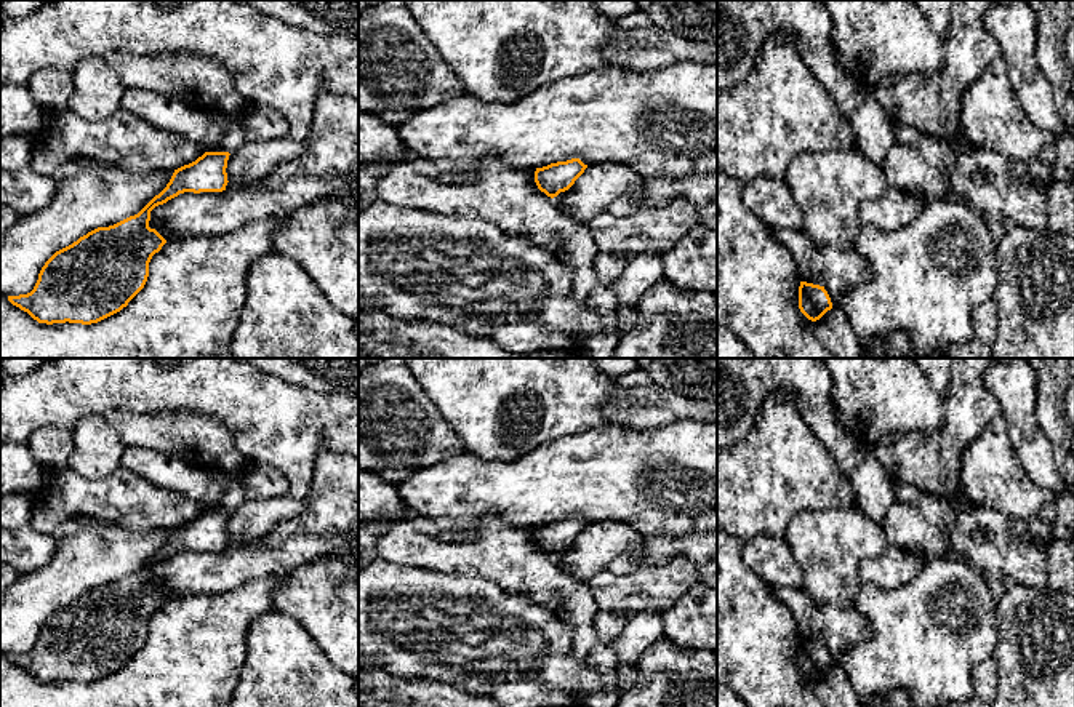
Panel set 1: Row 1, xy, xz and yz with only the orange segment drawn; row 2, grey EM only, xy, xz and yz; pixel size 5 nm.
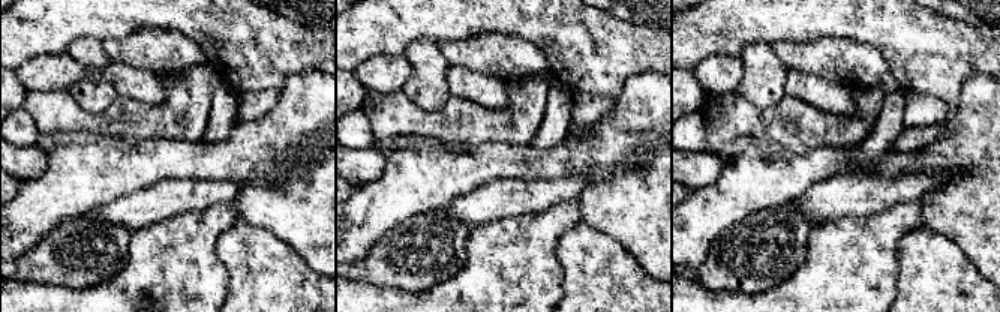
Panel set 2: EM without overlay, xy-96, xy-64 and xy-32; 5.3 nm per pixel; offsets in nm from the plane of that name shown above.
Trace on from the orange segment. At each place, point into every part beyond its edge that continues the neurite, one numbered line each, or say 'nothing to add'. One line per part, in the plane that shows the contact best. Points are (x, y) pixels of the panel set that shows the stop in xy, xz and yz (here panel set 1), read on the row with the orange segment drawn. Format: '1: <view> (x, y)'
1: xy (234, 138)

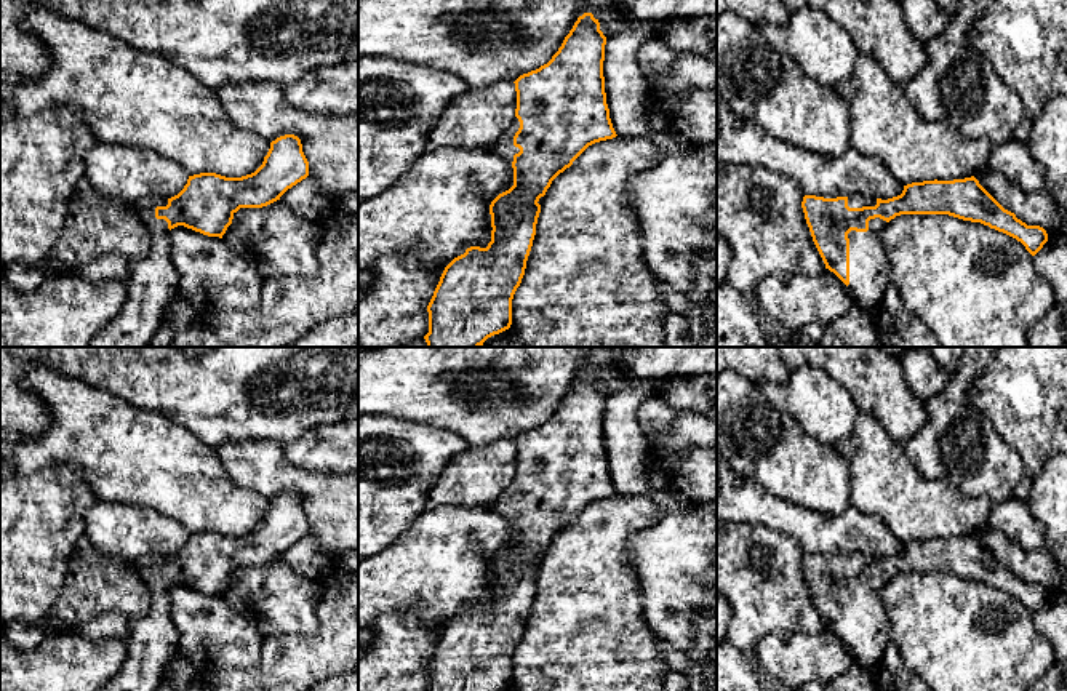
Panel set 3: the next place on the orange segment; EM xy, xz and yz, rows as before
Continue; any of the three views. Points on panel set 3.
1: yz (869, 271)

